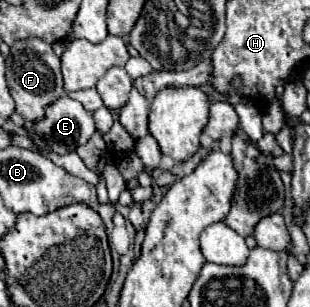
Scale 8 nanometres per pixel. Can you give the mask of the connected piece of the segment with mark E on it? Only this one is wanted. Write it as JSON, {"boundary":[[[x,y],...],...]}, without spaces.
{"boundary":[[[64,94],[56,104],[48,106],[44,120],[32,124],[32,132],[38,148],[68,154],[74,152],[76,146],[86,144],[96,132],[96,126],[92,114],[84,112],[80,102]]]}

